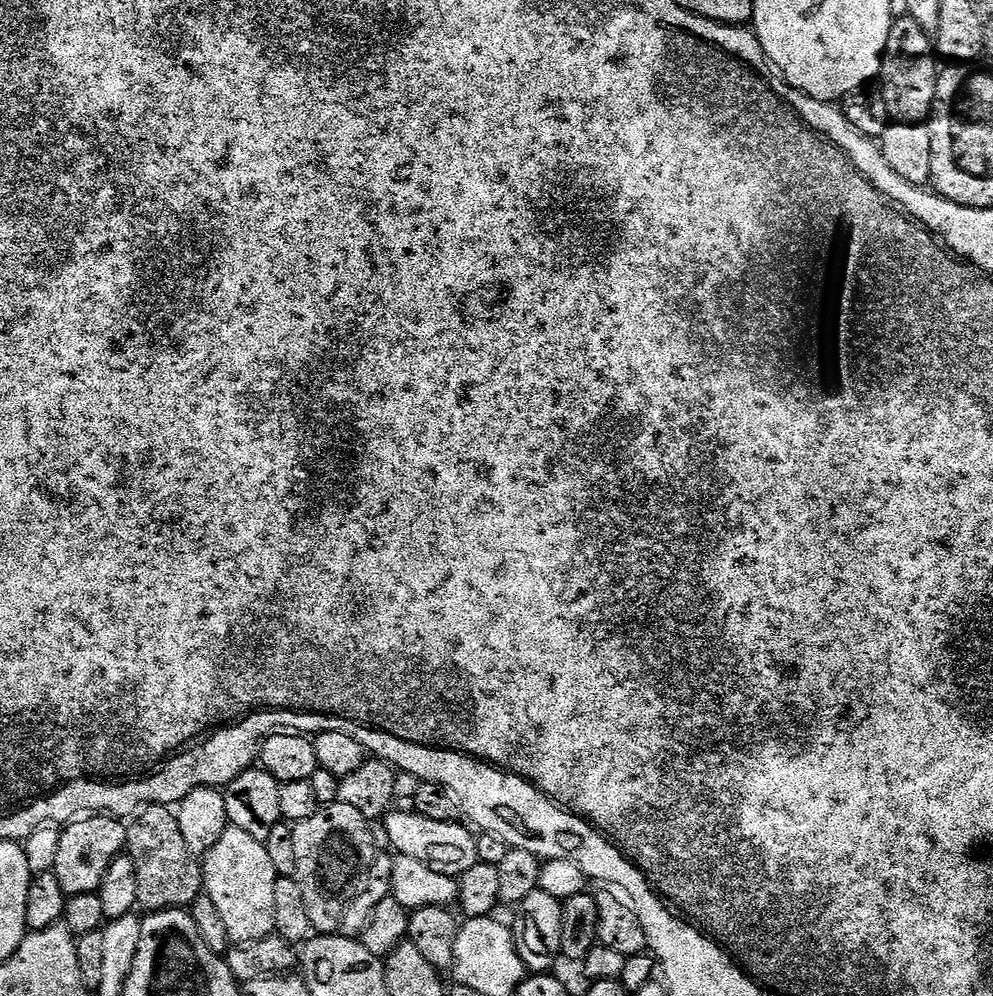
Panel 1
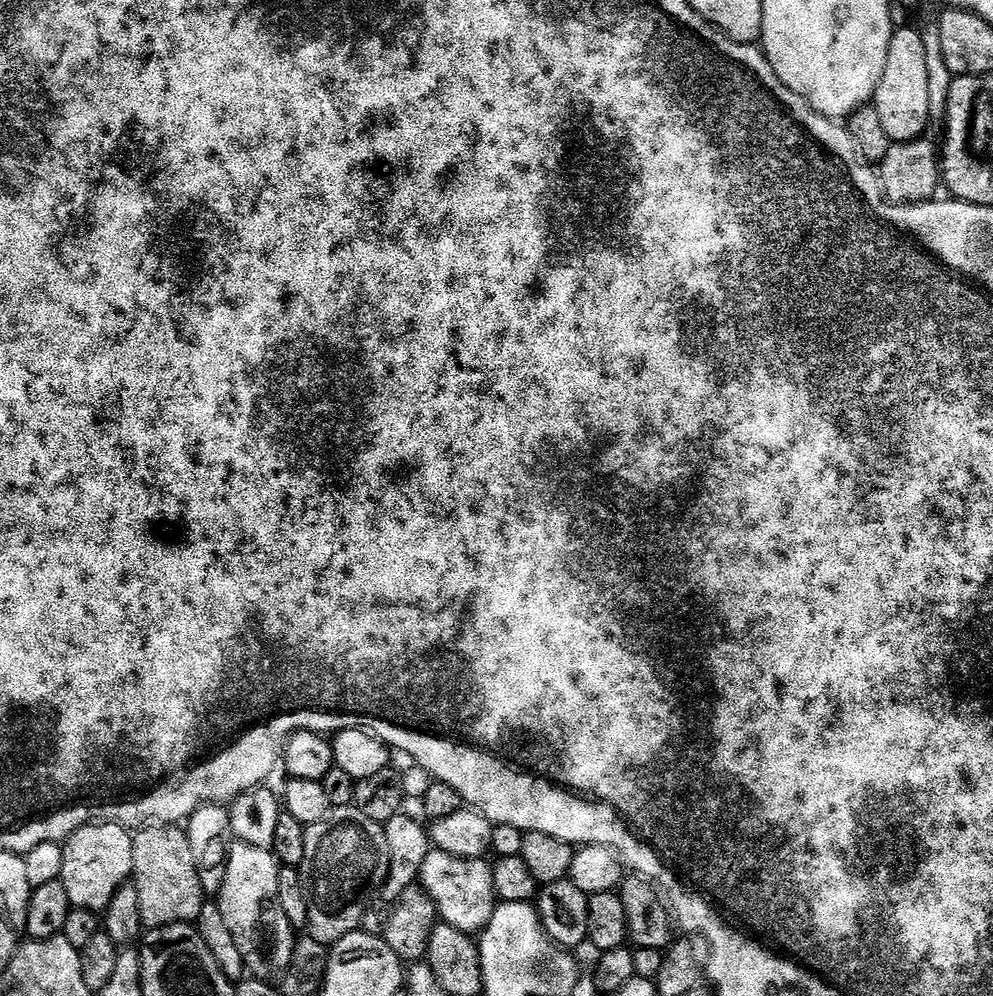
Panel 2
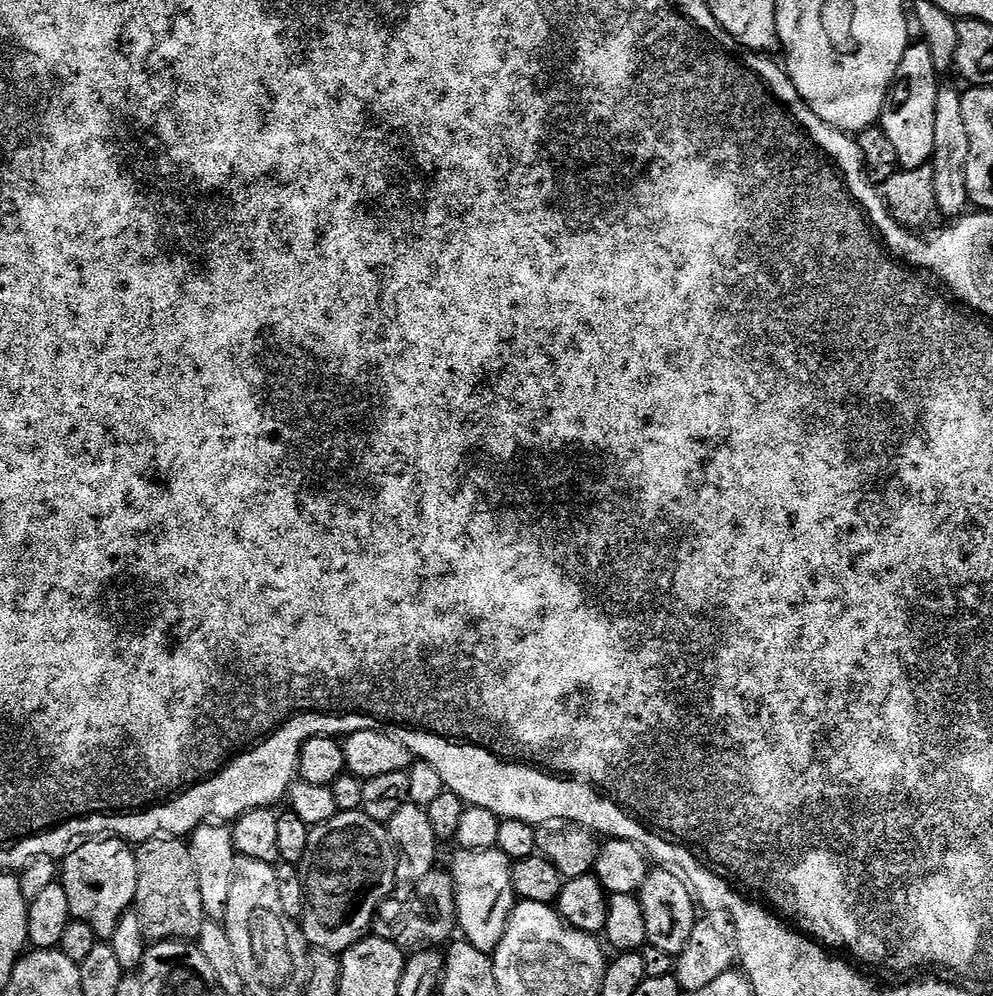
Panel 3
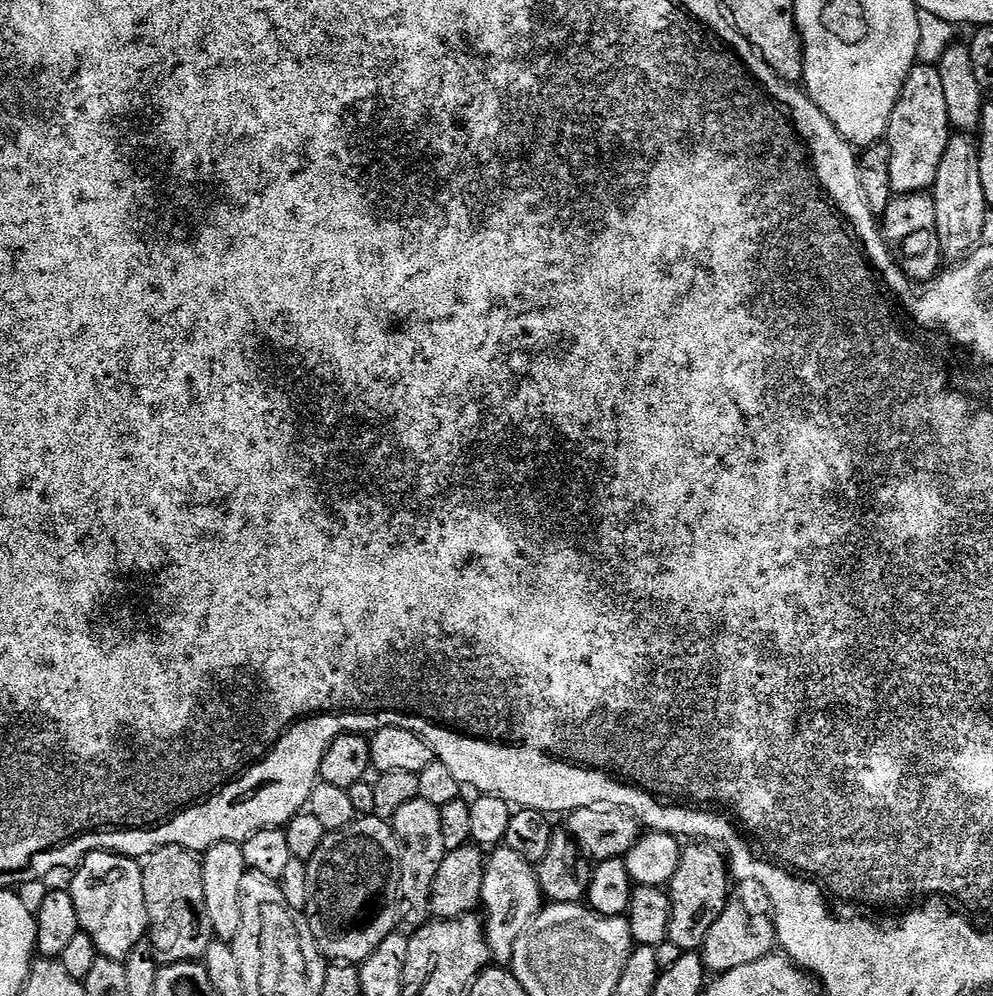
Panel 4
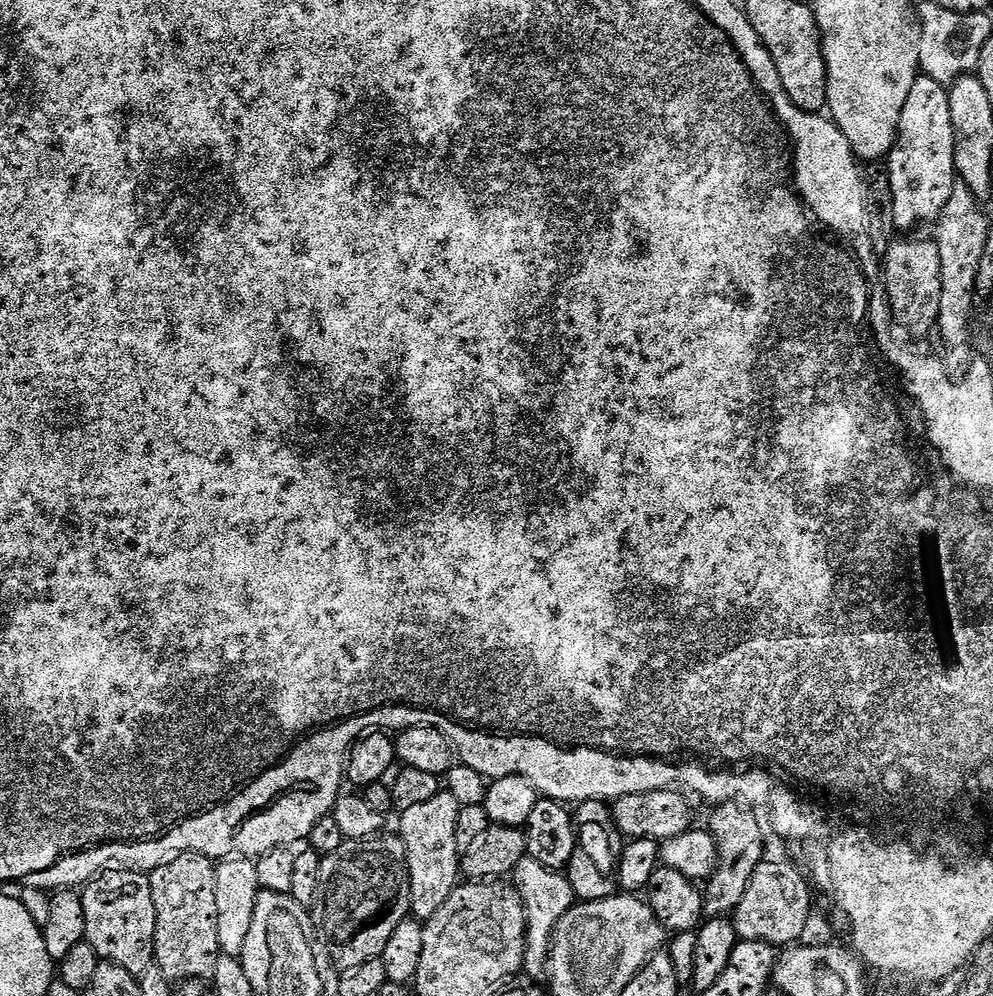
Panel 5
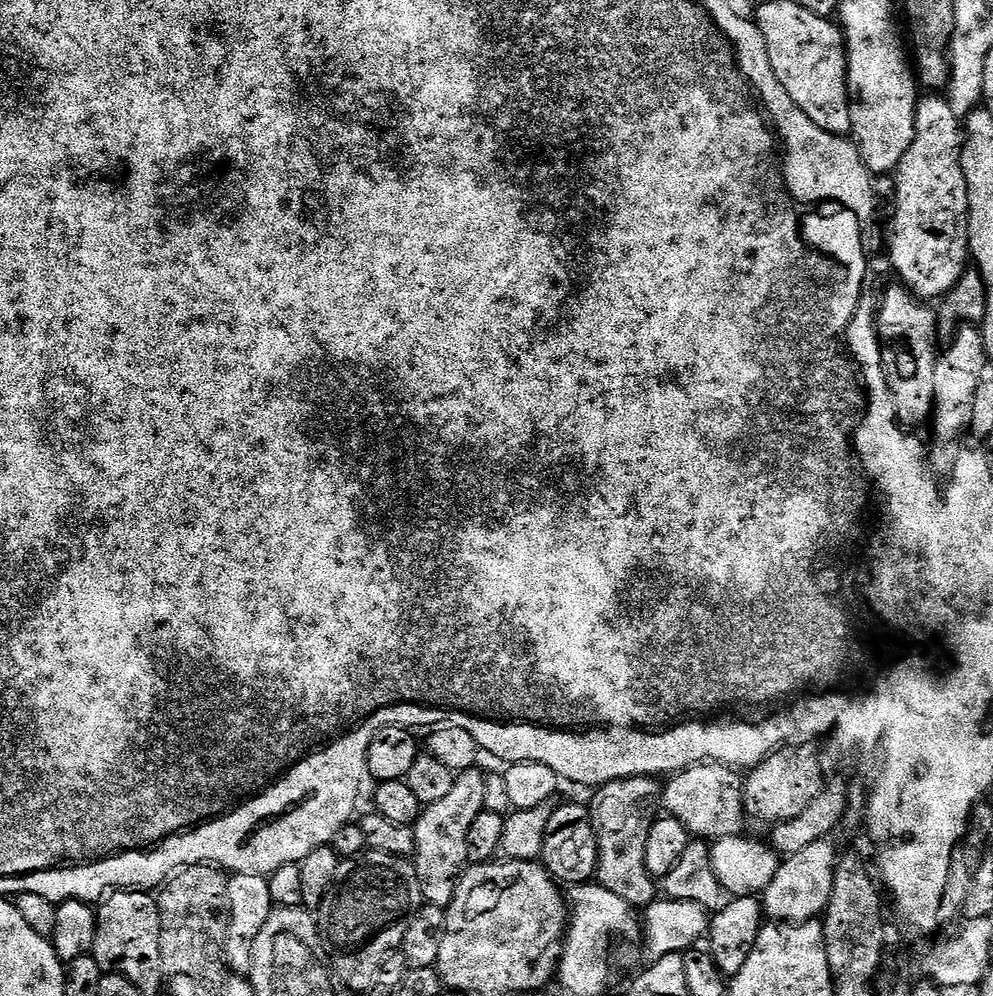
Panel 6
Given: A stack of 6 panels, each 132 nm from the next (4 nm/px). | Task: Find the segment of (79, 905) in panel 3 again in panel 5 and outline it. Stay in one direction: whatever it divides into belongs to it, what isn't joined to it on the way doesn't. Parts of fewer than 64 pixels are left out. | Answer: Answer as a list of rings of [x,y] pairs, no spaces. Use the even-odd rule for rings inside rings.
[[[109,870],[83,885],[82,910],[86,913],[85,941],[94,946],[101,961],[122,966],[140,978],[156,959],[156,907],[152,897],[152,881],[143,872]]]

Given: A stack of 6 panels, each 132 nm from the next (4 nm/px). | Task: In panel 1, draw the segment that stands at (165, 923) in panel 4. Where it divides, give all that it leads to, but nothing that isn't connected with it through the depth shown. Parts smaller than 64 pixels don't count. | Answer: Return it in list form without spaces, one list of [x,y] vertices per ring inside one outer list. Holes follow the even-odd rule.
[[[145,807],[131,821],[126,852],[134,862],[138,878],[138,905],[141,909],[145,908],[145,913],[161,912],[167,908],[187,909],[202,895],[204,877],[201,861],[186,846],[186,838],[182,838],[182,830],[171,807]]]

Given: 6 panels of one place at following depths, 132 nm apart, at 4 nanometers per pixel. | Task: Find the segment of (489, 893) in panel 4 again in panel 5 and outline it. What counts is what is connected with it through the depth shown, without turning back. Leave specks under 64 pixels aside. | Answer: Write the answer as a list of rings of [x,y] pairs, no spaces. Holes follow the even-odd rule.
[[[526,858],[510,877],[520,901],[524,903],[524,913],[528,919],[528,942],[524,950],[524,968],[545,968],[548,966],[548,950],[552,947],[552,935],[569,910],[574,906],[572,883],[567,875],[542,866],[542,862]]]

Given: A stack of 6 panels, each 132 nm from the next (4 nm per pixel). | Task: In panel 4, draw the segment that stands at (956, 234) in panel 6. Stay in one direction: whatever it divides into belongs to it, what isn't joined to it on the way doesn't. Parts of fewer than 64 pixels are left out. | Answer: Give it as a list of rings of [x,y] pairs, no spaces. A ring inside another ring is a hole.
[[[917,63],[910,70],[906,82],[902,86],[902,94],[894,106],[894,114],[890,114],[890,126],[886,143],[890,146],[890,182],[893,193],[928,192],[938,176],[938,165],[942,162],[942,154],[946,152],[950,125],[946,114],[946,98],[942,87],[942,74],[935,64]]]

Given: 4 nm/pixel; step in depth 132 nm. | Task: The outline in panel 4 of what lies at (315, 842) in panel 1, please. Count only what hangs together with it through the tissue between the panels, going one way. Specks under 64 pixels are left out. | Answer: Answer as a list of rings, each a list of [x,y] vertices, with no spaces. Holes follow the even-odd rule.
[[[374,815],[361,816],[353,820],[350,826],[324,835],[322,846],[314,850],[314,858],[306,863],[308,901],[302,911],[308,917],[308,931],[312,933],[314,943],[329,961],[357,966],[363,964],[398,928],[400,853],[391,823]]]

